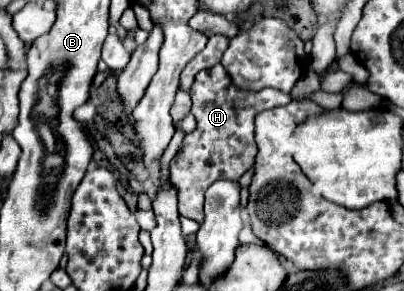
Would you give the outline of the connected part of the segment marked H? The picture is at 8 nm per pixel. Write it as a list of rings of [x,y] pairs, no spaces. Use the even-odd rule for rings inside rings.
[[[215,65],[197,73],[195,83],[191,85],[191,99],[191,113],[197,127],[193,133],[185,135],[181,149],[171,161],[171,183],[177,189],[179,215],[203,223],[203,193],[207,187],[223,177],[241,177],[255,163],[255,115],[291,103],[291,95],[275,89],[261,89],[257,93],[239,91],[231,83],[227,71],[221,65]]]

